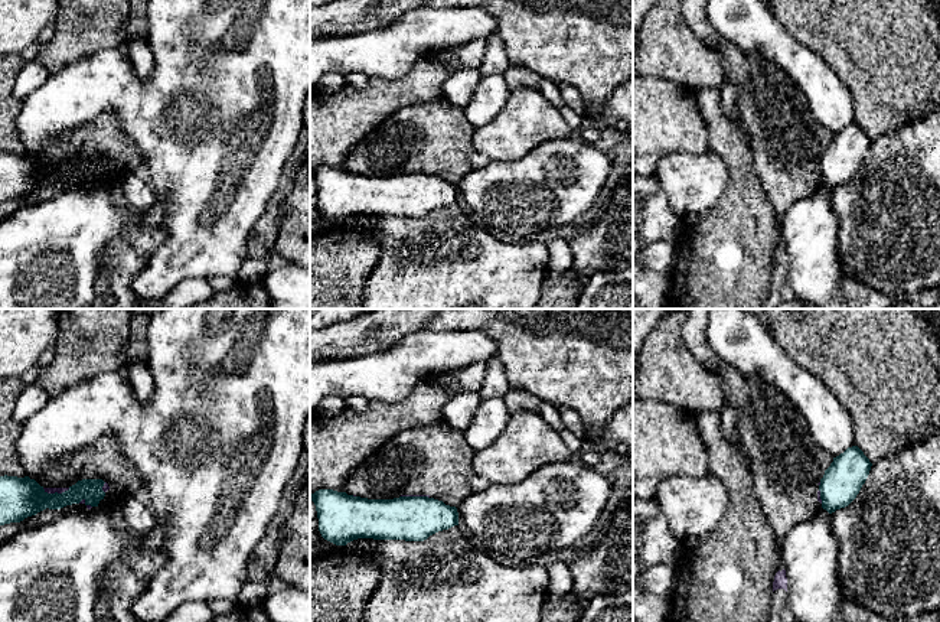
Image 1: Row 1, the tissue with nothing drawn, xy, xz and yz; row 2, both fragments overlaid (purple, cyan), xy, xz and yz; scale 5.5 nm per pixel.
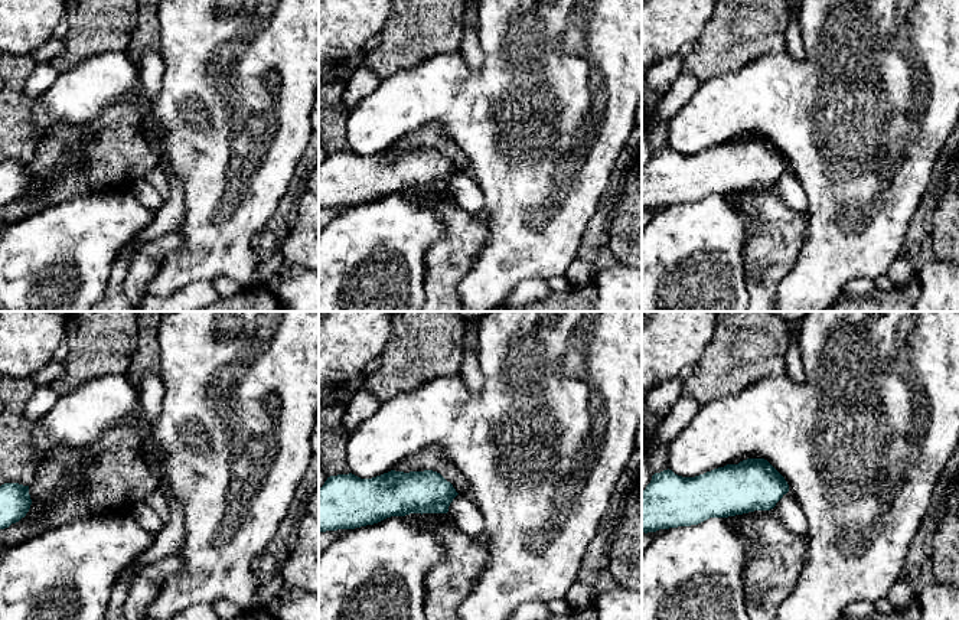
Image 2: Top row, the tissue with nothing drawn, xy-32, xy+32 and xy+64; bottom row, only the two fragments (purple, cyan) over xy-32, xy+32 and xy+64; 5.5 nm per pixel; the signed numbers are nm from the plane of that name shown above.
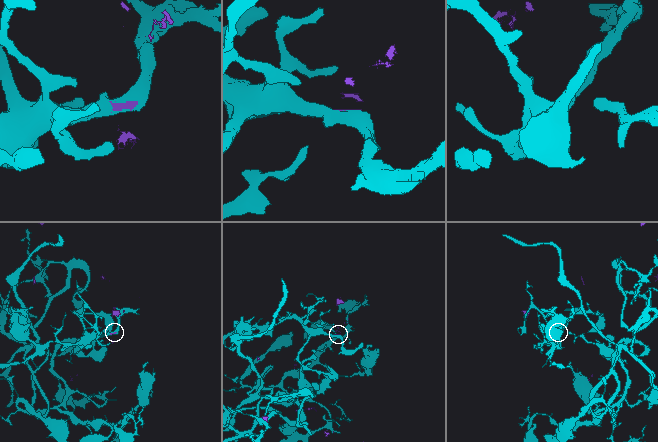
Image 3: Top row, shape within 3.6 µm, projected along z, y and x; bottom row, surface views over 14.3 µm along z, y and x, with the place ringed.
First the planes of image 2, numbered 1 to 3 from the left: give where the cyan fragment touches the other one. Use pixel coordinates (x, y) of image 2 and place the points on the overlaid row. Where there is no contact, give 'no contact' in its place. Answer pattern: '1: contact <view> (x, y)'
1: no contact
2: no contact
3: no contact

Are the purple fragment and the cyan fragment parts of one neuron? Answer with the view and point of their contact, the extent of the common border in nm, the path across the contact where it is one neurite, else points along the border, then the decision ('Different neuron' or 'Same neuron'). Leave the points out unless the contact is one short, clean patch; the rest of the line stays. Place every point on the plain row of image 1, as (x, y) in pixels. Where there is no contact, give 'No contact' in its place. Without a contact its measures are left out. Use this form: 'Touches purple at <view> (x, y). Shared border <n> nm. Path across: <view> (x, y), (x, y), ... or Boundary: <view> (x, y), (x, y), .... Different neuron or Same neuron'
Touches purple at xy (56, 168). Shared border 160 nm. Different neuron

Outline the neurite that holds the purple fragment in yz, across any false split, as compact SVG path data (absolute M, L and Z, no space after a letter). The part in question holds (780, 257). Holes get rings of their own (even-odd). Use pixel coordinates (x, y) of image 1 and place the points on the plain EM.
M780 240L780 245L773 258L771 289L763 309L777 309L780 305L794 299L786 273L787 254Z

